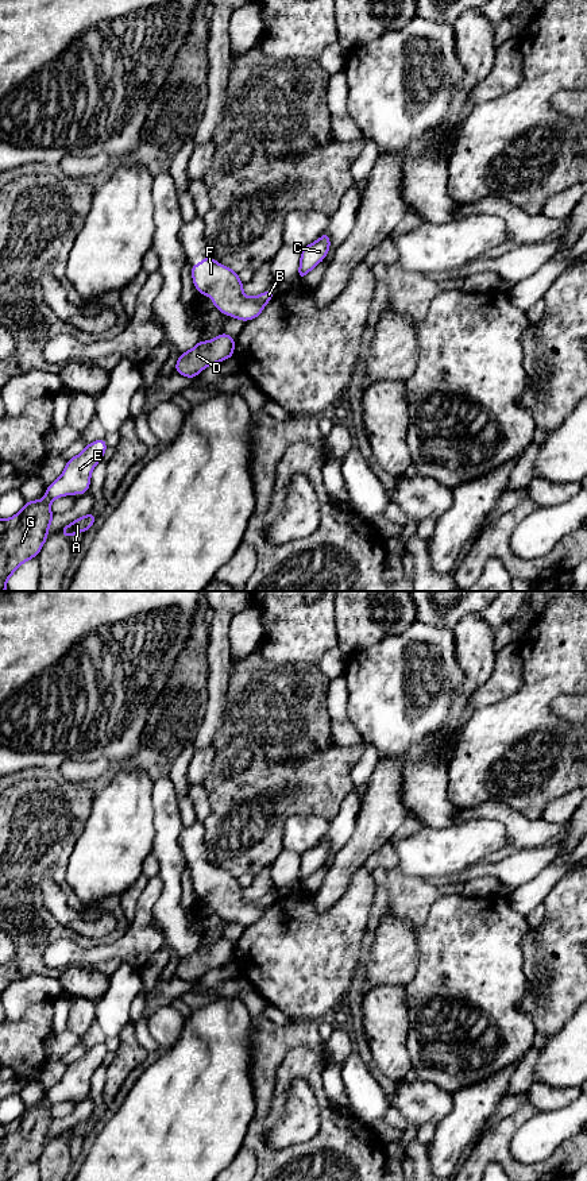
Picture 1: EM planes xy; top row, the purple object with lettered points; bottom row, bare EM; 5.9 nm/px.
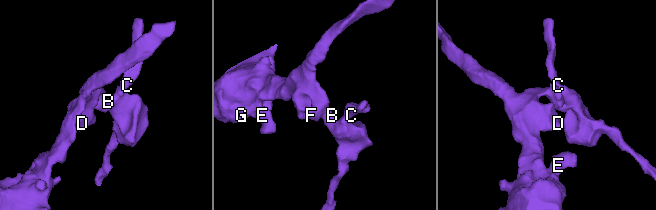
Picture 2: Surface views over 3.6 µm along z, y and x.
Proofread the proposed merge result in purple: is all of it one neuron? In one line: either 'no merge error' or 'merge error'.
no merge error

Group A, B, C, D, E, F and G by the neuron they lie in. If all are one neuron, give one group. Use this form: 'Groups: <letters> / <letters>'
Groups: A B C D E F G

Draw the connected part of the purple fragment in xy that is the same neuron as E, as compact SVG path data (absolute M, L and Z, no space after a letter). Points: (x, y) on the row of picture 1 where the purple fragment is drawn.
M104 439L88 444L77 456L66 462L62 475L53 482L45 499L26 502L13 517L0 520L0 591L5 591L8 578L24 561L38 556L47 540L50 522L55 514L50 503L70 494L85 494L90 485L90 474L107 449Z

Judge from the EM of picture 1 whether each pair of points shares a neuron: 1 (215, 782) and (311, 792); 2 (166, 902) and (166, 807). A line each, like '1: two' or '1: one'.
1: one
2: one

